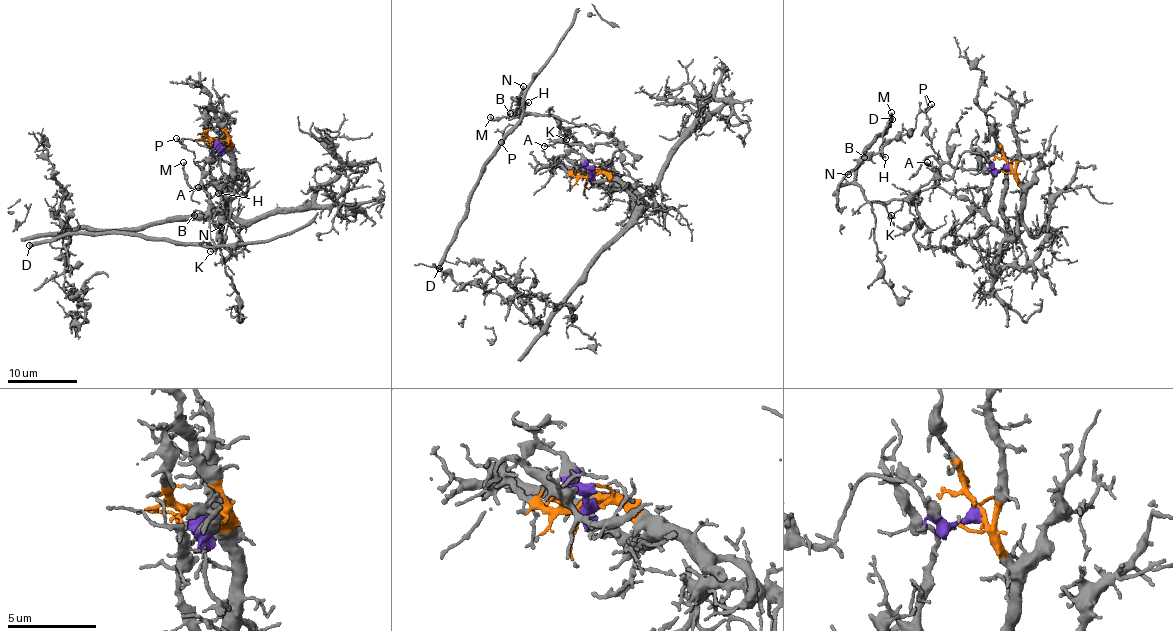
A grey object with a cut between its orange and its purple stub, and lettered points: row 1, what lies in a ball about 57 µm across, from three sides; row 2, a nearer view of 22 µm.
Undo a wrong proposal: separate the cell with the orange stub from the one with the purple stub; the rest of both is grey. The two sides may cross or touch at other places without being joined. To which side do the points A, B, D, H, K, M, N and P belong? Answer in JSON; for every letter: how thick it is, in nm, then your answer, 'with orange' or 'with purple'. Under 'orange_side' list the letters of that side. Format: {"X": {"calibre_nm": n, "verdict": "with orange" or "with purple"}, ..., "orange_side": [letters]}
{"A": {"calibre_nm": 180, "verdict": "with purple"}, "B": {"calibre_nm": 150, "verdict": "with purple"}, "D": {"calibre_nm": 440, "verdict": "with purple"}, "H": {"calibre_nm": 100, "verdict": "with purple"}, "K": {"calibre_nm": 150, "verdict": "with purple"}, "M": {"calibre_nm": 170, "verdict": "with purple"}, "N": {"calibre_nm": 140, "verdict": "with purple"}, "P": {"calibre_nm": 160, "verdict": "with purple"}, "orange_side": []}

